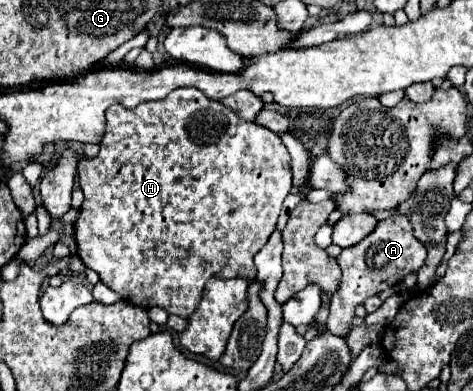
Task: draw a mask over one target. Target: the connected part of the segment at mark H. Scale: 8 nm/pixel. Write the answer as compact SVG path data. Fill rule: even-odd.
M192 87L176 89L166 99L144 101L132 109L124 109L122 105L112 105L106 111L106 133L100 143L100 153L92 159L82 157L78 161L78 179L84 191L84 207L80 207L78 219L74 223L78 257L86 267L94 269L100 275L100 281L112 291L116 291L124 301L132 301L132 305L140 305L142 309L162 307L170 315L188 319L196 311L204 285L210 279L222 279L222 281L244 279L248 283L256 279L256 267L252 259L258 253L258 249L266 245L272 229L276 227L278 215L282 211L282 201L292 189L290 161L292 161L290 153L276 133L272 133L270 129L264 129L262 125L256 125L254 121L240 119L230 107L224 107L220 101L212 101L204 97L204 93Z

